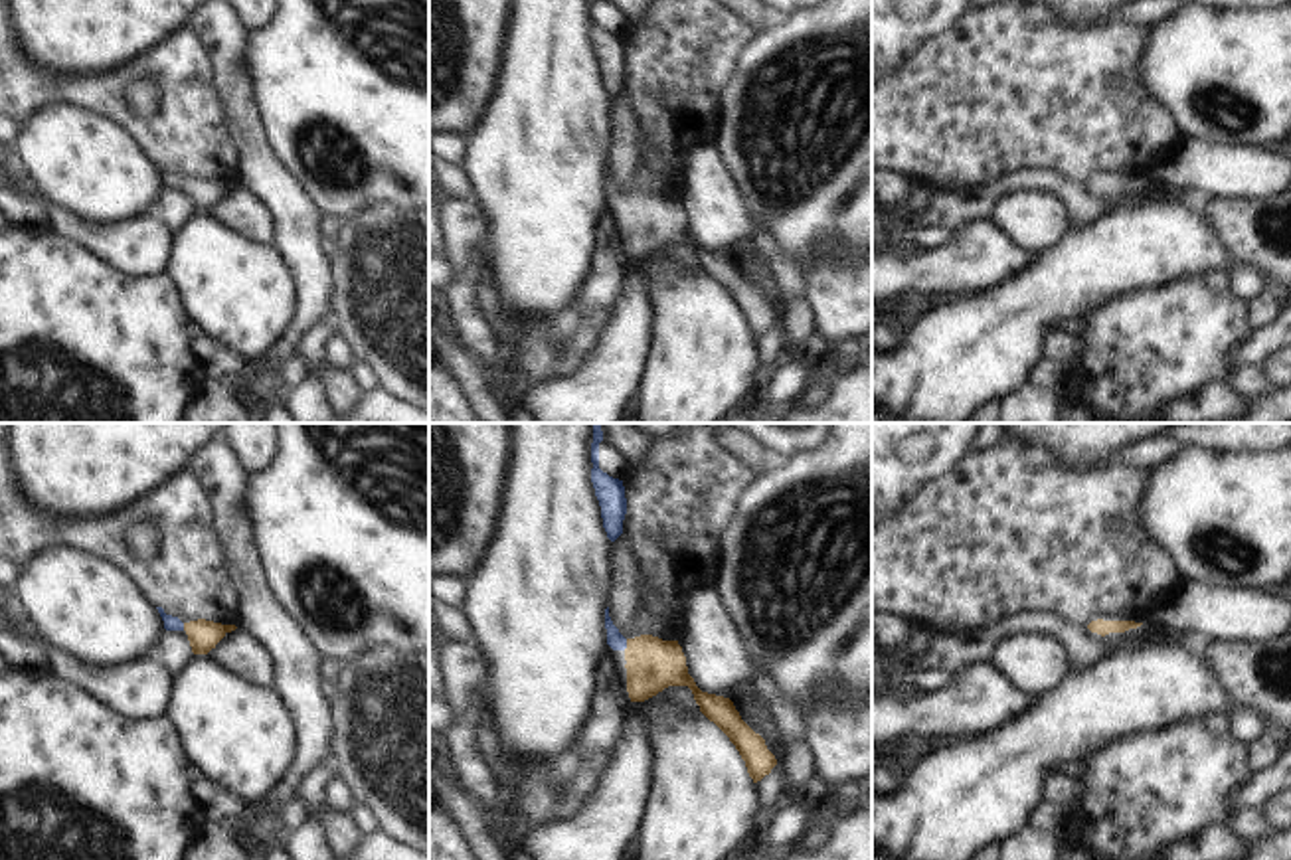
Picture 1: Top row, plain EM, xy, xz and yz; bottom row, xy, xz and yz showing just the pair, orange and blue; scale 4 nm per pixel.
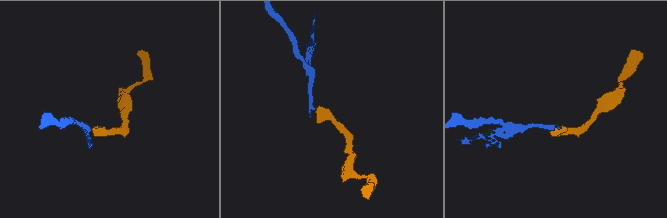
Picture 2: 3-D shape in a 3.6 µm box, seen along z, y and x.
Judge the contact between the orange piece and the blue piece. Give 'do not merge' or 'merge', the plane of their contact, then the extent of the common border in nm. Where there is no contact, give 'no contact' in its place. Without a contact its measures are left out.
merge; contact in xz; length 50 nm

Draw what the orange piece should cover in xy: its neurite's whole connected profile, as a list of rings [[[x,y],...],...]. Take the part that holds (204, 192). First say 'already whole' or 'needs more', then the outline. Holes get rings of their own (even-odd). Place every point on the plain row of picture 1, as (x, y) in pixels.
needs more; [[[156,164],[166,188],[184,188],[188,192],[194,212],[208,212],[235,182],[221,182],[206,176],[182,180],[178,174],[166,172],[162,164]]]

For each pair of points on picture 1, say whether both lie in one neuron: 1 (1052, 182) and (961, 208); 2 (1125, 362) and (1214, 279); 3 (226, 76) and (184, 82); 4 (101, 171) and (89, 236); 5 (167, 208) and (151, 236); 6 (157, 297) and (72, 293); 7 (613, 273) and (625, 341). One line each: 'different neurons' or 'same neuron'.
1: same neuron
2: different neurons
3: different neurons
4: different neurons
5: different neurons
6: same neuron
7: different neurons

